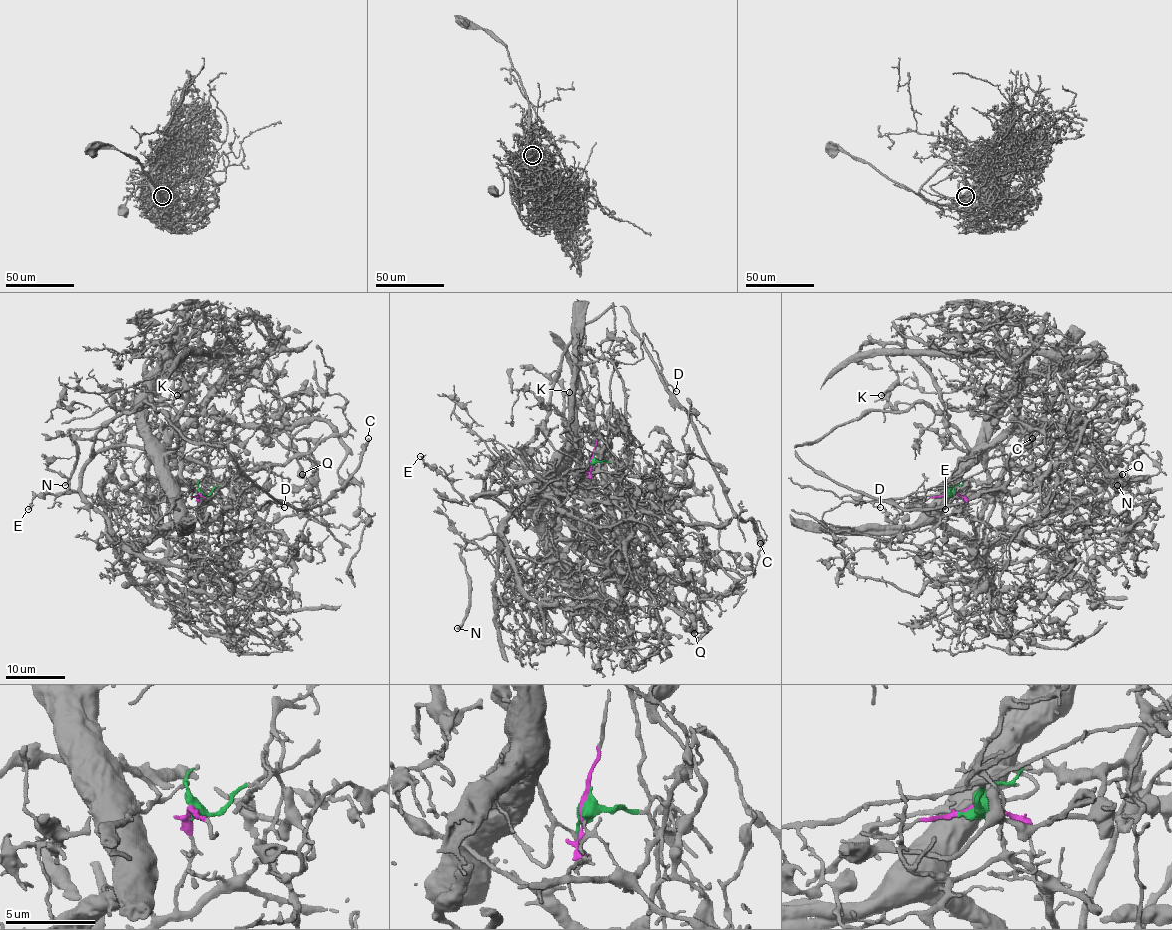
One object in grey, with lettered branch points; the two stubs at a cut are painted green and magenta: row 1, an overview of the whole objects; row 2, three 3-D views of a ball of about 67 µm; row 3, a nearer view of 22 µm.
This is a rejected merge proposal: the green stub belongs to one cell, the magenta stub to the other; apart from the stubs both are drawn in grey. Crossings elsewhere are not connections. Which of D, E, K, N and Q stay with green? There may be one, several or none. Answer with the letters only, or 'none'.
D, N

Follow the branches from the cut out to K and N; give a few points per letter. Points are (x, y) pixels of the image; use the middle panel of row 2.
K: (591, 460), (583, 484), (551, 475), (572, 448), (560, 479), (578, 451), (569, 391)
N: (592, 460), (615, 467), (619, 520), (512, 508), (498, 532), (464, 547), (469, 600), (457, 629)

